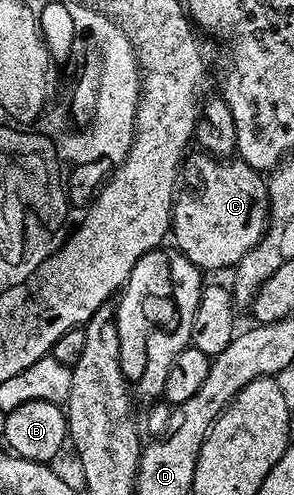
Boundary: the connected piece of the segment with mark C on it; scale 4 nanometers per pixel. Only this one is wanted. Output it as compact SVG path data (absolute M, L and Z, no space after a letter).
M208 153L190 154L184 160L183 170L180 172L180 187L173 200L173 222L171 224L171 239L177 242L176 250L187 257L187 261L191 261L195 266L200 267L202 272L217 271L220 267L236 268L239 260L243 257L243 253L247 253L260 239L265 235L265 229L269 225L269 189L266 180L263 178L262 172L256 171L251 165L240 161L222 161Z

